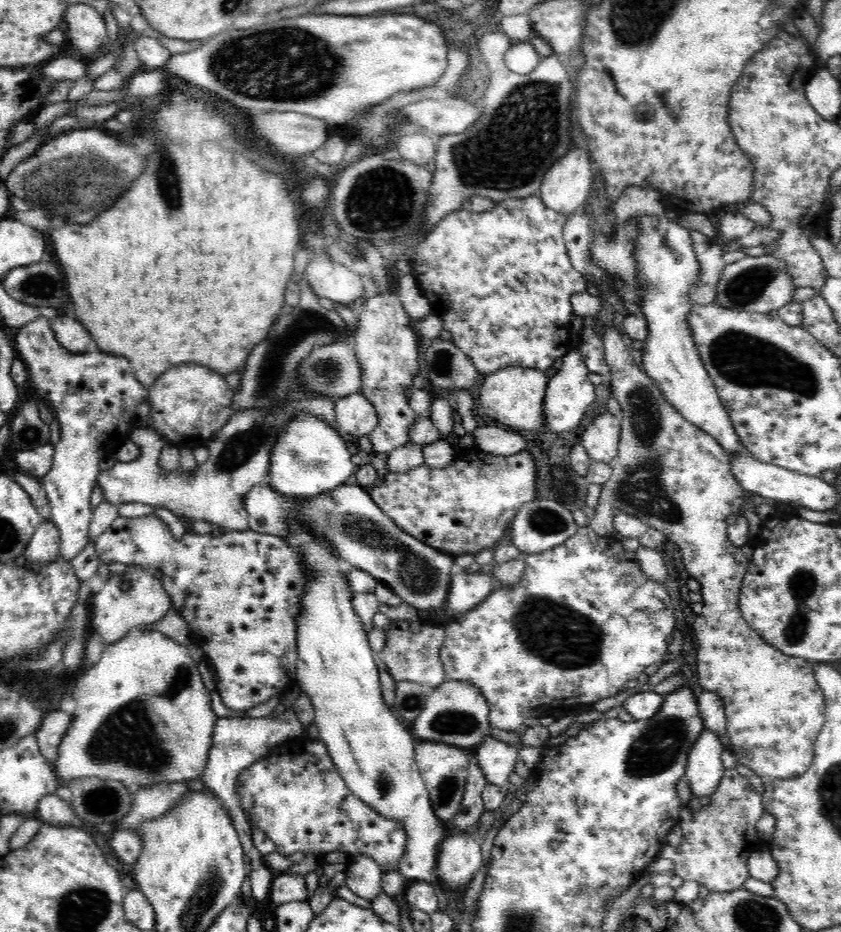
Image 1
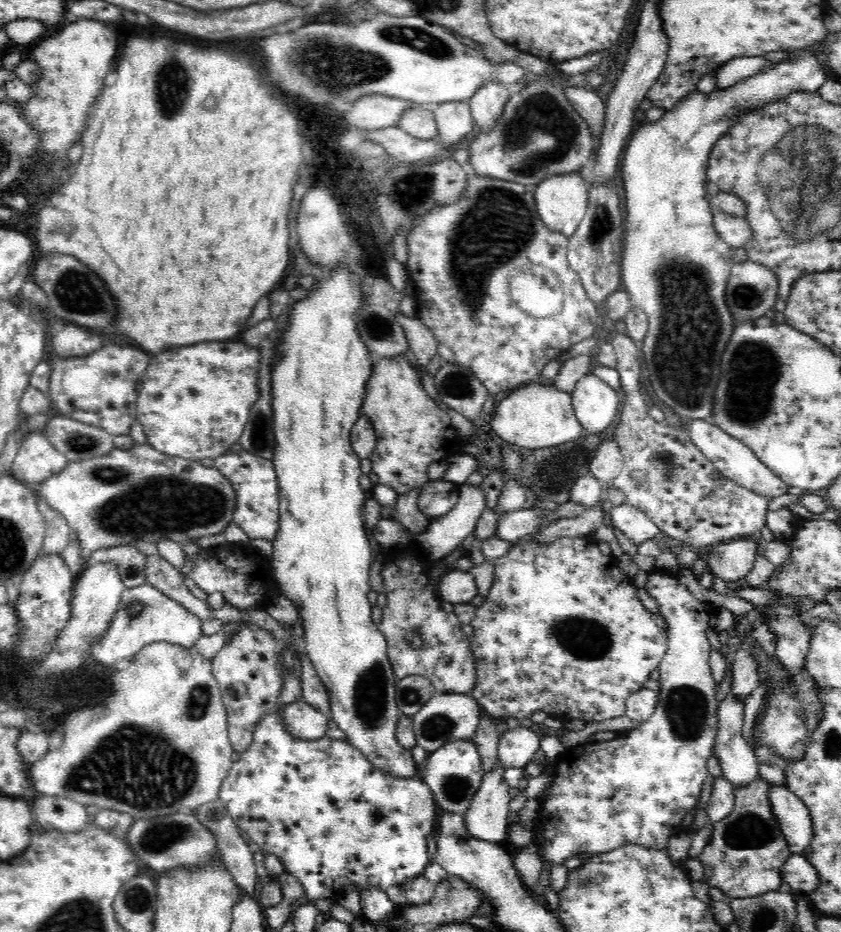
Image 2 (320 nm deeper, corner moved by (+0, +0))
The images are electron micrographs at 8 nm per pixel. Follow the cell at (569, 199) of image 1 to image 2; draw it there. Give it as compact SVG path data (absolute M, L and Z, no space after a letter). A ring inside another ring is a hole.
M580 171L546 178L546 181L533 187L537 215L540 216L550 231L562 234L570 239L581 226L582 218L587 212L589 188L590 186L584 182Z

